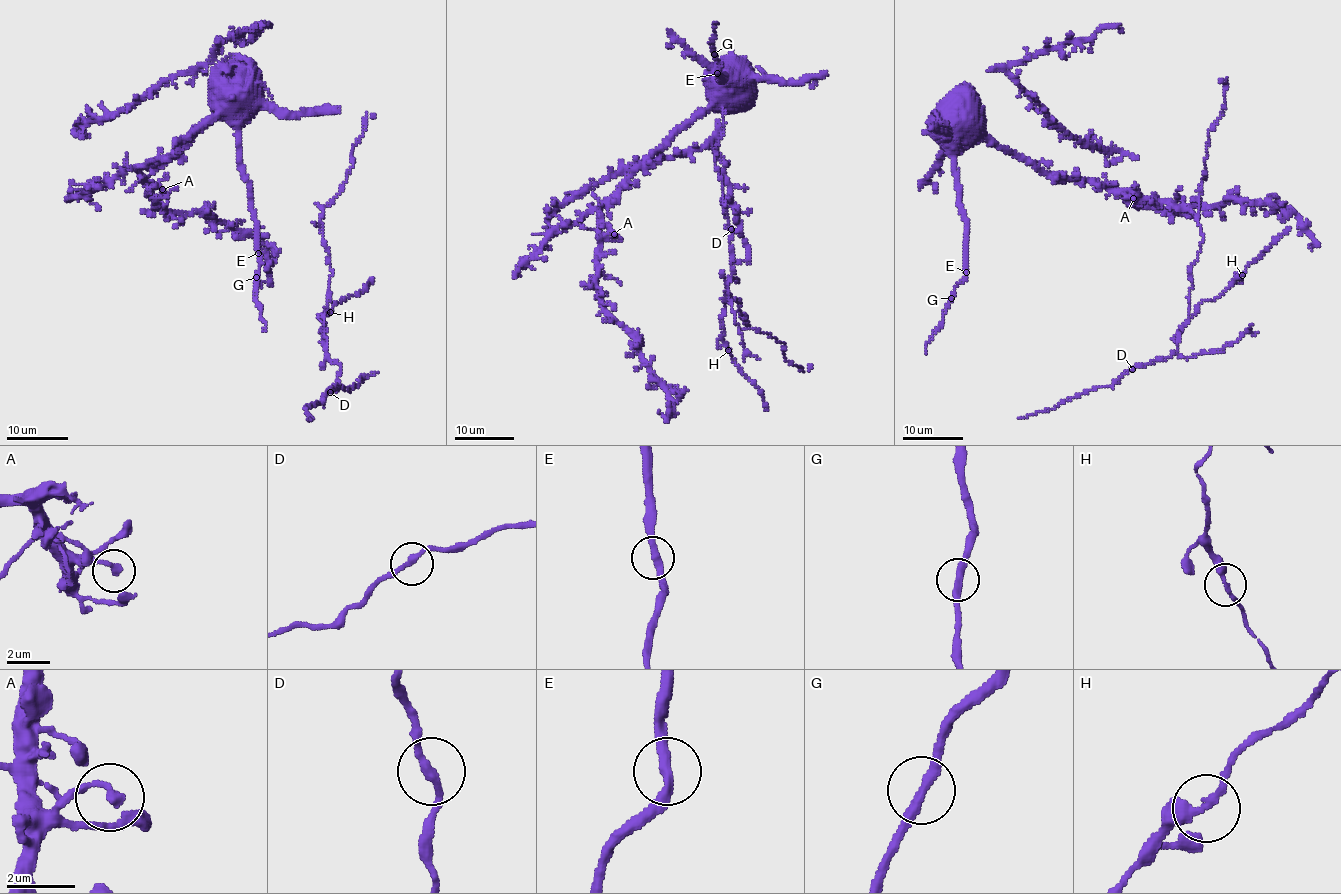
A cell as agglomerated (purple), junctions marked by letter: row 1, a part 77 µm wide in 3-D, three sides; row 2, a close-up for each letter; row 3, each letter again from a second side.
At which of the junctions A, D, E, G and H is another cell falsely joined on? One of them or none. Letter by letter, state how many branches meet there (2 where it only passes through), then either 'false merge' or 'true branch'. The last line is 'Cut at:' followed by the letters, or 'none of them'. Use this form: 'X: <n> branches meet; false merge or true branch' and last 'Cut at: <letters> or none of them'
A: 2 branches meet; true branch
D: 2 branches meet; true branch
E: 2 branches meet; true branch
G: 2 branches meet; true branch
H: 2 branches meet; true branch
Cut at: none of them

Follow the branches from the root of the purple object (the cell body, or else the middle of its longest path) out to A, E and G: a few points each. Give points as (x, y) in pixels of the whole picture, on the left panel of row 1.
A: (230, 74), (223, 103), (212, 118), (169, 158), (141, 170), (153, 186), (162, 189)
E: (230, 74), (233, 77), (233, 119), (239, 132), (240, 162), (243, 179), (249, 185), (258, 253)
G: (230, 74), (233, 77), (233, 119), (239, 132), (240, 162), (243, 179), (249, 185), (260, 260), (256, 277)

